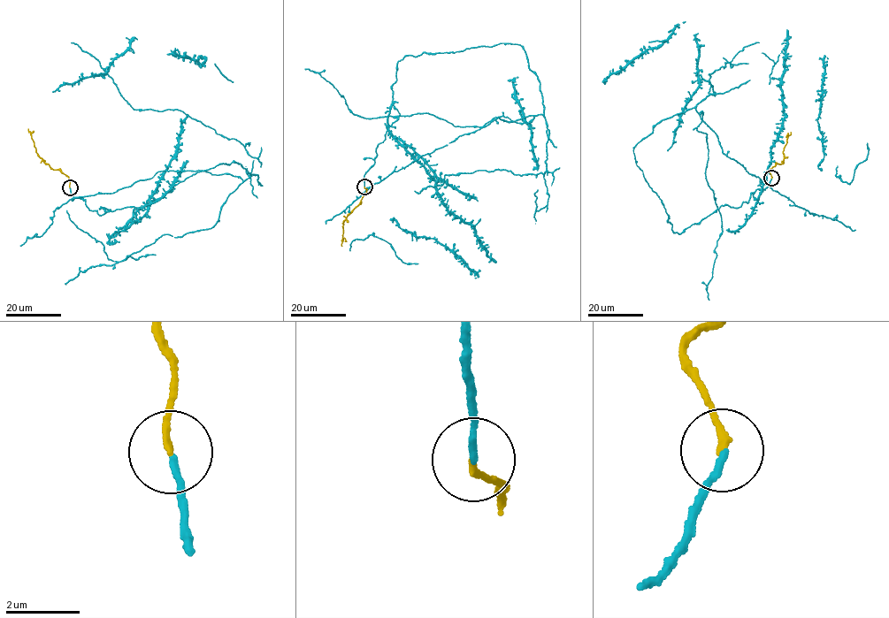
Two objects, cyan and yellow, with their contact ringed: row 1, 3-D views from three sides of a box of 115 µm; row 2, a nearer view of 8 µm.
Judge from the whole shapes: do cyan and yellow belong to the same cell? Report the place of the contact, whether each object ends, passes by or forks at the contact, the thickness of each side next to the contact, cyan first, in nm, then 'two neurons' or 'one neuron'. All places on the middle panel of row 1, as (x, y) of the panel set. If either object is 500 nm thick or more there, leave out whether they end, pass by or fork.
place (364, 186); cyan ends; yellow ends; calibres 160 and 180 nm; one neuron

